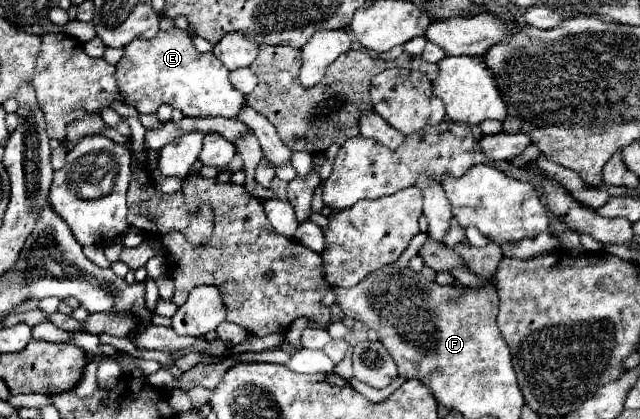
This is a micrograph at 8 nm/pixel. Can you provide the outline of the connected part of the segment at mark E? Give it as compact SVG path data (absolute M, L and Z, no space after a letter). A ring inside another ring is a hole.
M169 29L169 31L159 31L153 39L137 39L125 45L125 55L117 63L115 69L115 79L117 79L117 91L119 97L125 105L131 105L137 109L141 115L155 113L159 105L167 103L173 109L179 109L183 115L189 117L237 117L239 109L245 105L245 95L239 93L237 89L231 87L229 83L229 71L223 67L223 63L213 55L213 53L199 53L193 47L193 39L189 37L187 31L183 29Z

